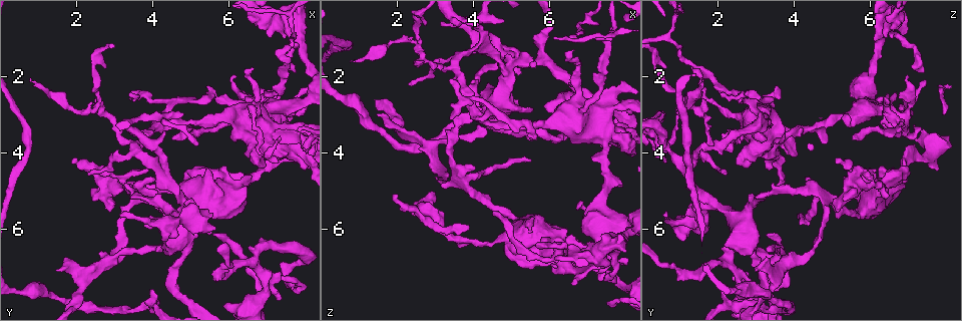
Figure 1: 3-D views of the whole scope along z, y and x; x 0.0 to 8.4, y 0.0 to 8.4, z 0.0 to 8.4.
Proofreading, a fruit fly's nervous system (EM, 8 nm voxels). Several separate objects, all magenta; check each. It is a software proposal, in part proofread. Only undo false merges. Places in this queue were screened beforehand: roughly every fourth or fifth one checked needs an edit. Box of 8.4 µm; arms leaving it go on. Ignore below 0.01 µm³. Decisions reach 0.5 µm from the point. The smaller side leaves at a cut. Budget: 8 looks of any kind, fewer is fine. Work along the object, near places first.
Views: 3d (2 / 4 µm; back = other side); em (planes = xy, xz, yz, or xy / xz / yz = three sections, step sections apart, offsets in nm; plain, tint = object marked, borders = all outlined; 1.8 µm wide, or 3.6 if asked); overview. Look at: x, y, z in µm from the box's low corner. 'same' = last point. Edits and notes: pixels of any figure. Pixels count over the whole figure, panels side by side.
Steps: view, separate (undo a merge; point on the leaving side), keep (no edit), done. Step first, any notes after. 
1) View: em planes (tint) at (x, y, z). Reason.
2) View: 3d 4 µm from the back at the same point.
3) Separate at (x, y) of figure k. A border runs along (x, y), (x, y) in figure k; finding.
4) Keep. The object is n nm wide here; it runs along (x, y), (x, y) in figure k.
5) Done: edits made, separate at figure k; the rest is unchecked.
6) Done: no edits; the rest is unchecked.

View: em planes (tint) at (7.50, 7.20, 3.75). Sharp bend.

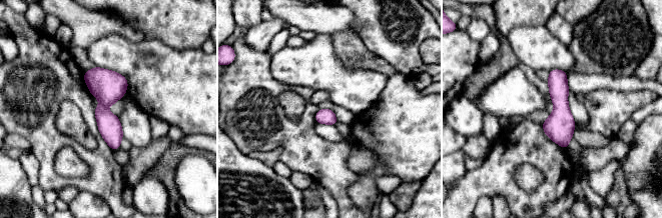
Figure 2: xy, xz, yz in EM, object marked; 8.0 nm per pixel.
Keep. It runs along (556, 71), (565, 145) in figure 2; one neuron here.

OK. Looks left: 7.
View: 3d 4 µm at (7.30, 3.75, 3.20). Calibre changes.

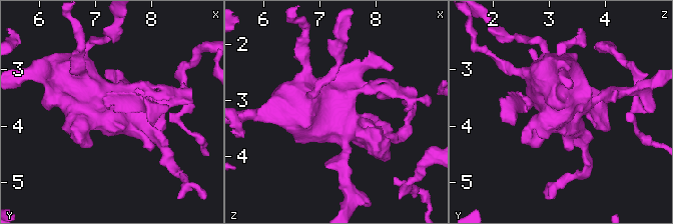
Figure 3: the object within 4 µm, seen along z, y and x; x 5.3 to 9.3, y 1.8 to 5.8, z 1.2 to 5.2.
View: em planes (tint) at (7.35, 3.75, 3.20).

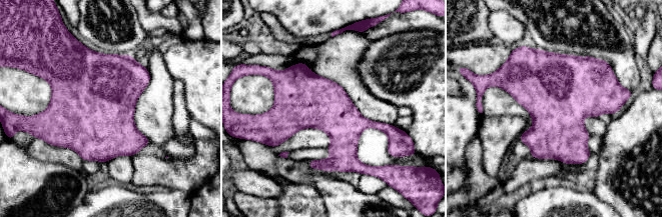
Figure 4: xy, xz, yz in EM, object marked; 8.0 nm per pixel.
Keep. One neuron here.

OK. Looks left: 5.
View: em planes (tint) at (7.70, 0.70, 6.45).

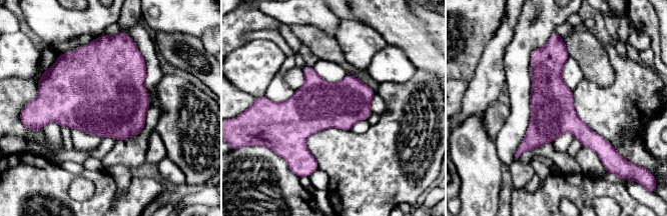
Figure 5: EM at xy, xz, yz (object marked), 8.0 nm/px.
Keep. It runs along (553, 50), (553, 103), (600, 152) in figure 5; one neuron here.

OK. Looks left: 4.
Done: no edits; the rest is unchecked.

